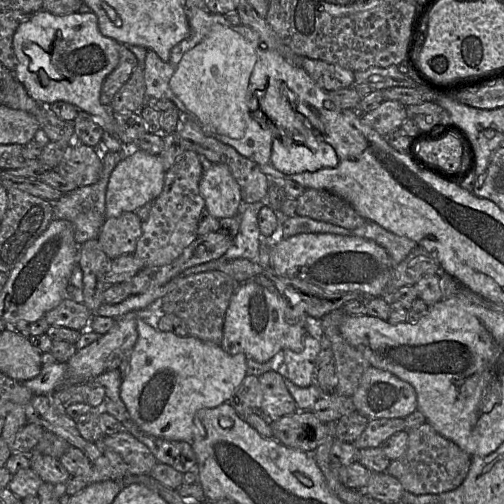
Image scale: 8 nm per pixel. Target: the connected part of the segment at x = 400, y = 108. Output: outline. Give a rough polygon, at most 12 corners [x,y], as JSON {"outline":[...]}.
{"outline":[[384,100],[360,116],[385,138],[407,119],[406,106]]}

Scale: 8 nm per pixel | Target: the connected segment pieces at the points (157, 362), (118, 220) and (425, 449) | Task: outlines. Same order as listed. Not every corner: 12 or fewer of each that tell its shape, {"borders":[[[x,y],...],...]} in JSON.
{"borders":[[[137,320],[120,388],[152,436],[190,443],[248,357]],[[135,212],[105,219],[98,241],[107,256],[133,254],[142,220]],[[425,422],[387,472],[414,495],[456,489],[471,456]]]}

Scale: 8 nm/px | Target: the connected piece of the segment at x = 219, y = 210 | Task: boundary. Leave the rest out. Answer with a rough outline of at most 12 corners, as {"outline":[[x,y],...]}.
{"outline":[[207,163],[199,182],[206,211],[240,213],[241,189],[228,166]]}

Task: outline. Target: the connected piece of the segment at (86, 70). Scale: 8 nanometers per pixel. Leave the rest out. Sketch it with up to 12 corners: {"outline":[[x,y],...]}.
{"outline":[[40,10],[13,36],[16,80],[118,139],[100,103],[120,43],[94,12]]}

